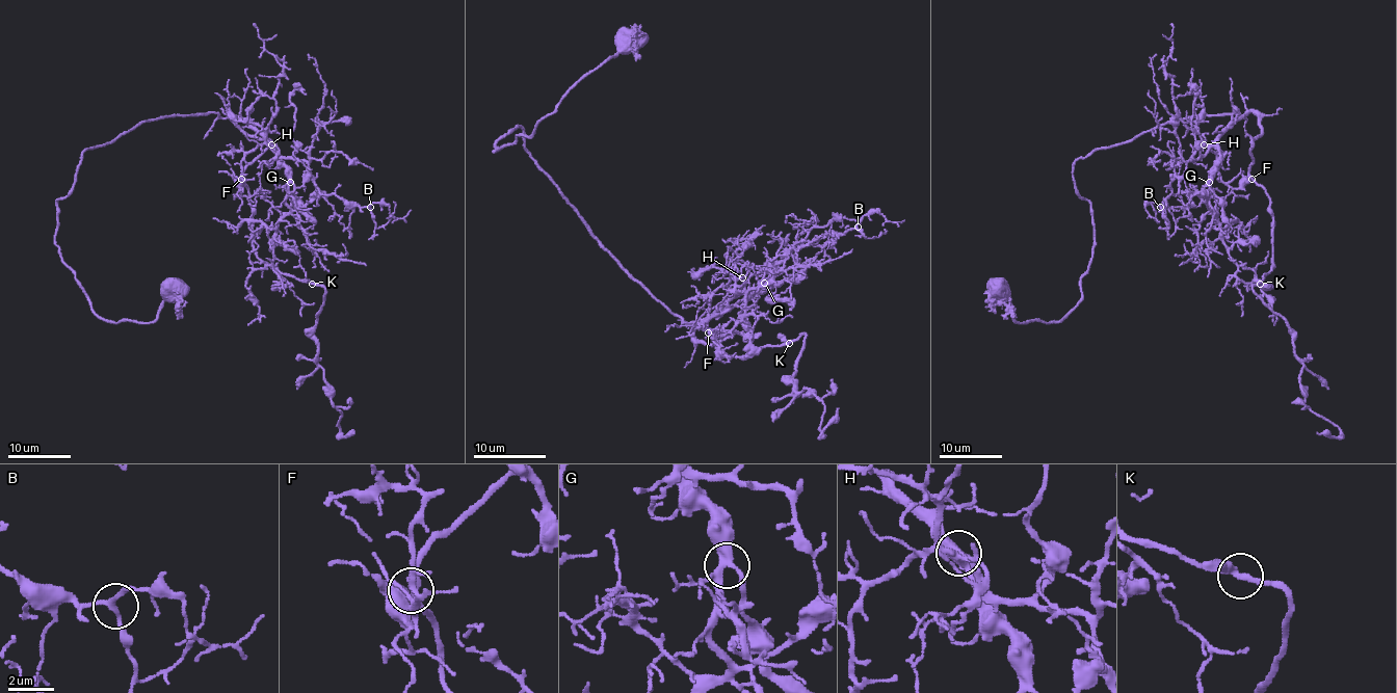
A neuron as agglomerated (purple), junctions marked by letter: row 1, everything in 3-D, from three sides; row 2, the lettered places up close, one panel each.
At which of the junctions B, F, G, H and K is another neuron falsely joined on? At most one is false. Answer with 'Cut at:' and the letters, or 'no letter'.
Cut at: no letter

